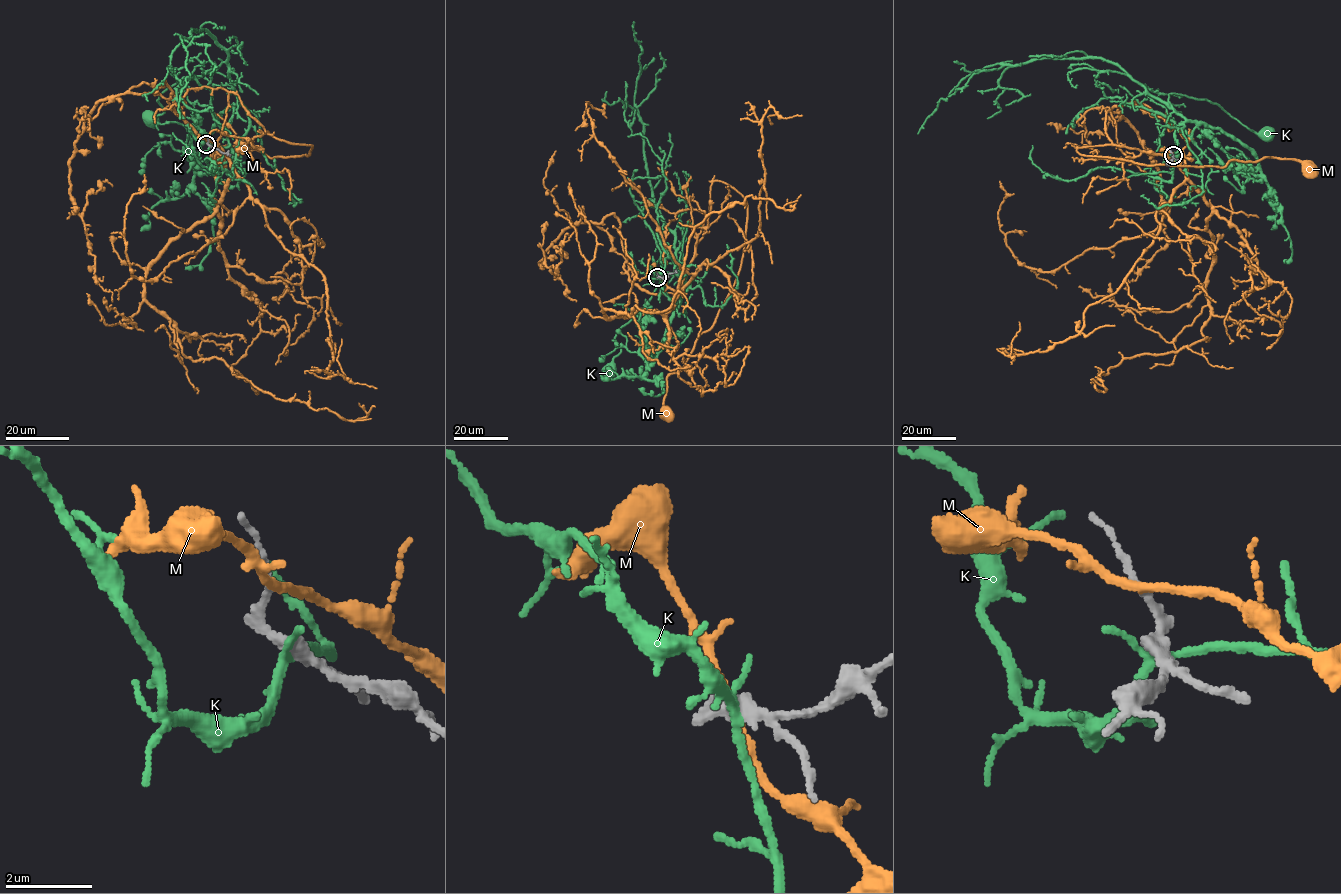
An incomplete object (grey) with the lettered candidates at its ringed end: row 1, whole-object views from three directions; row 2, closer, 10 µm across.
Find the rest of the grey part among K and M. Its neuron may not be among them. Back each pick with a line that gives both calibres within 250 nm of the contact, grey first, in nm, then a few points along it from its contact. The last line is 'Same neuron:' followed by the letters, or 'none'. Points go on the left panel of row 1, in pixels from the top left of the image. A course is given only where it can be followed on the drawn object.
Same neuron: none

